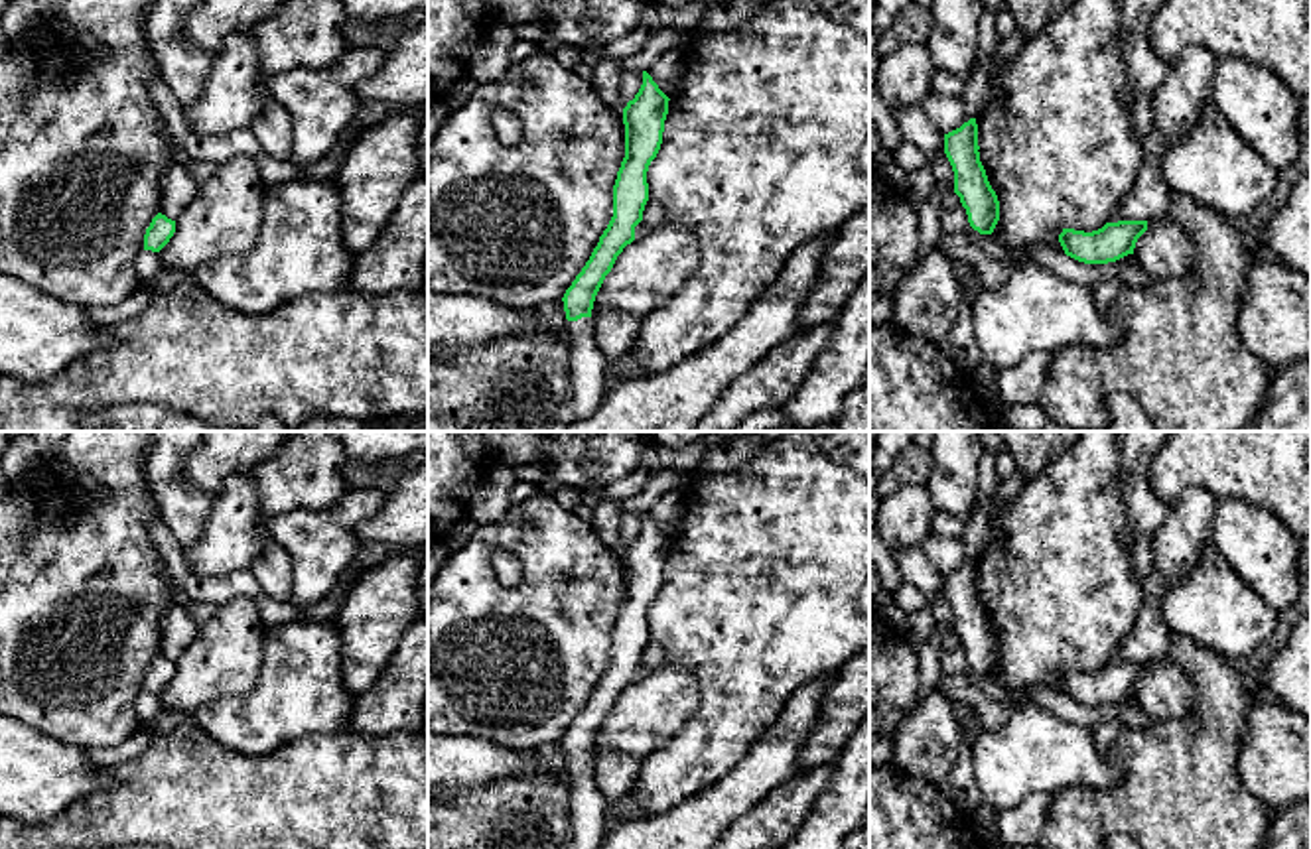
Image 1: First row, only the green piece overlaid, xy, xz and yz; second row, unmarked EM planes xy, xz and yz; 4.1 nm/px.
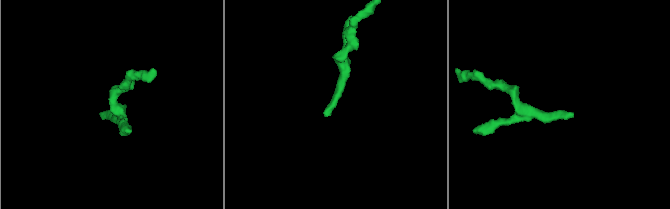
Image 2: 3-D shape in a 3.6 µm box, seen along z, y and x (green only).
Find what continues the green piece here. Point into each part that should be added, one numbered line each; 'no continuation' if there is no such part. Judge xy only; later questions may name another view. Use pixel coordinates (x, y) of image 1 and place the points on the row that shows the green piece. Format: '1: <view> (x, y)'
no continuation

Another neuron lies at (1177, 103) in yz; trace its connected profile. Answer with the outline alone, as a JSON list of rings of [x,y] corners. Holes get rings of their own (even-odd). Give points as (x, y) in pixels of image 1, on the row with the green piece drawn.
[[[1189,45],[1169,67],[1169,77],[1153,93],[1153,126],[1169,140],[1187,136],[1212,100],[1210,85],[1218,57],[1201,45]]]

